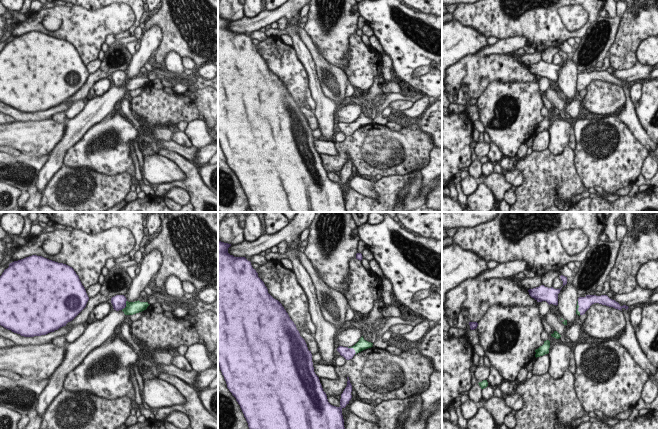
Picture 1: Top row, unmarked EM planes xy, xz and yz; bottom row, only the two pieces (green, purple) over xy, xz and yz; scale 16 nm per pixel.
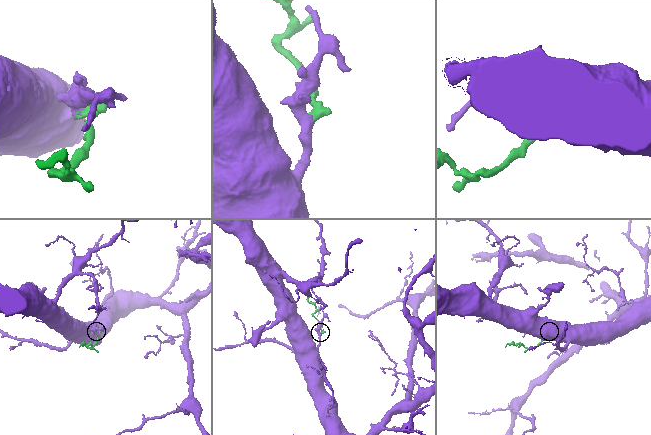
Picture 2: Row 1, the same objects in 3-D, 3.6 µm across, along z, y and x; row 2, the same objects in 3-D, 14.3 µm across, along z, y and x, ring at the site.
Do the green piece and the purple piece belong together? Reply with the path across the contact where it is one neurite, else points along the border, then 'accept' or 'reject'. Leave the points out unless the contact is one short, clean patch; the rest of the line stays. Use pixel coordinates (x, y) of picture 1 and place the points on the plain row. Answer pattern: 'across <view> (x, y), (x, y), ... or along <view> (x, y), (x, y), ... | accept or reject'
across xz (362, 120), (358, 123), (352, 123), (348, 129) | accept

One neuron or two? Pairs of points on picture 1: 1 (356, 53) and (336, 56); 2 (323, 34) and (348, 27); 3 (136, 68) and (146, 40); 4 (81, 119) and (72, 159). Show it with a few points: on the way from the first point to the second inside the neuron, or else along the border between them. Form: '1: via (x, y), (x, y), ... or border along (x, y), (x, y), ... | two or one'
1: border along (354, 33), (348, 40), (347, 66), (343, 71) | two
2: via (329, 31), (333, 27), (342, 27) | one
3: via (138, 61), (146, 47) | one
4: border along (92, 126), (67, 151), (63, 157), (63, 163) | two

